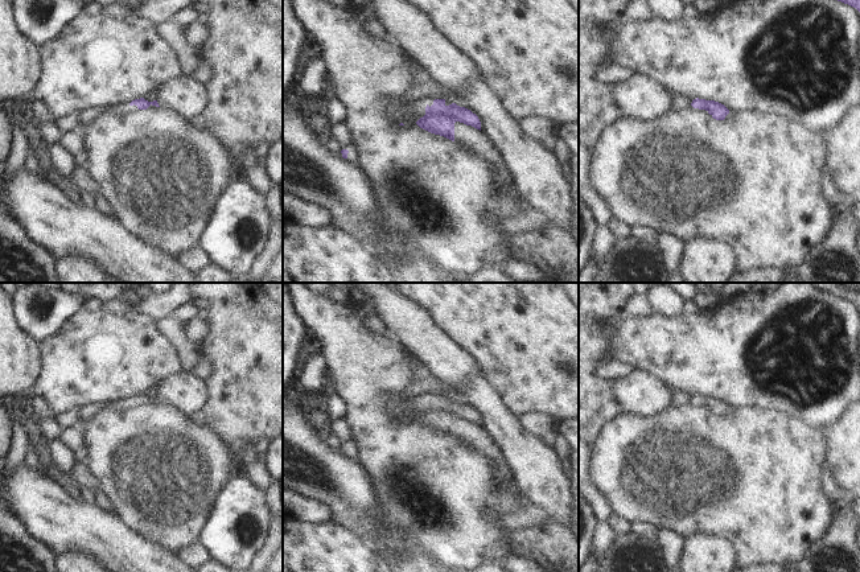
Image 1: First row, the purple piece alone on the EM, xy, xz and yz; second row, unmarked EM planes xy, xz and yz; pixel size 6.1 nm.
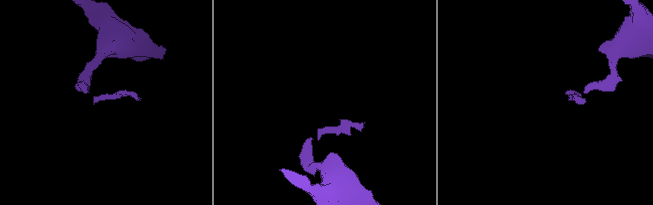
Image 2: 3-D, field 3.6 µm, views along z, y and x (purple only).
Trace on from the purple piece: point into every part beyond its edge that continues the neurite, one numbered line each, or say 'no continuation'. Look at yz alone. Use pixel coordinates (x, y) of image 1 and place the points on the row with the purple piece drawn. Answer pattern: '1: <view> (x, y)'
no continuation

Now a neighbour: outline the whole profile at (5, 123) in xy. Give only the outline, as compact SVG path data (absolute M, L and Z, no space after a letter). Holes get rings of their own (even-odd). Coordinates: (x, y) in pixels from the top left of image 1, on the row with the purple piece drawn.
M0 108L0 161L5 161L8 155L8 148L11 144L11 116L3 112Z

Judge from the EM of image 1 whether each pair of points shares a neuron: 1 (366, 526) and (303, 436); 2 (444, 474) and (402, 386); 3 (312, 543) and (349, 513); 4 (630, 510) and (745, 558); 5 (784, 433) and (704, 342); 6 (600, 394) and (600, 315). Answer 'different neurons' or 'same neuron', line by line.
1: same neuron
2: same neuron
3: different neurons
4: same neuron
5: different neurons
6: same neuron

